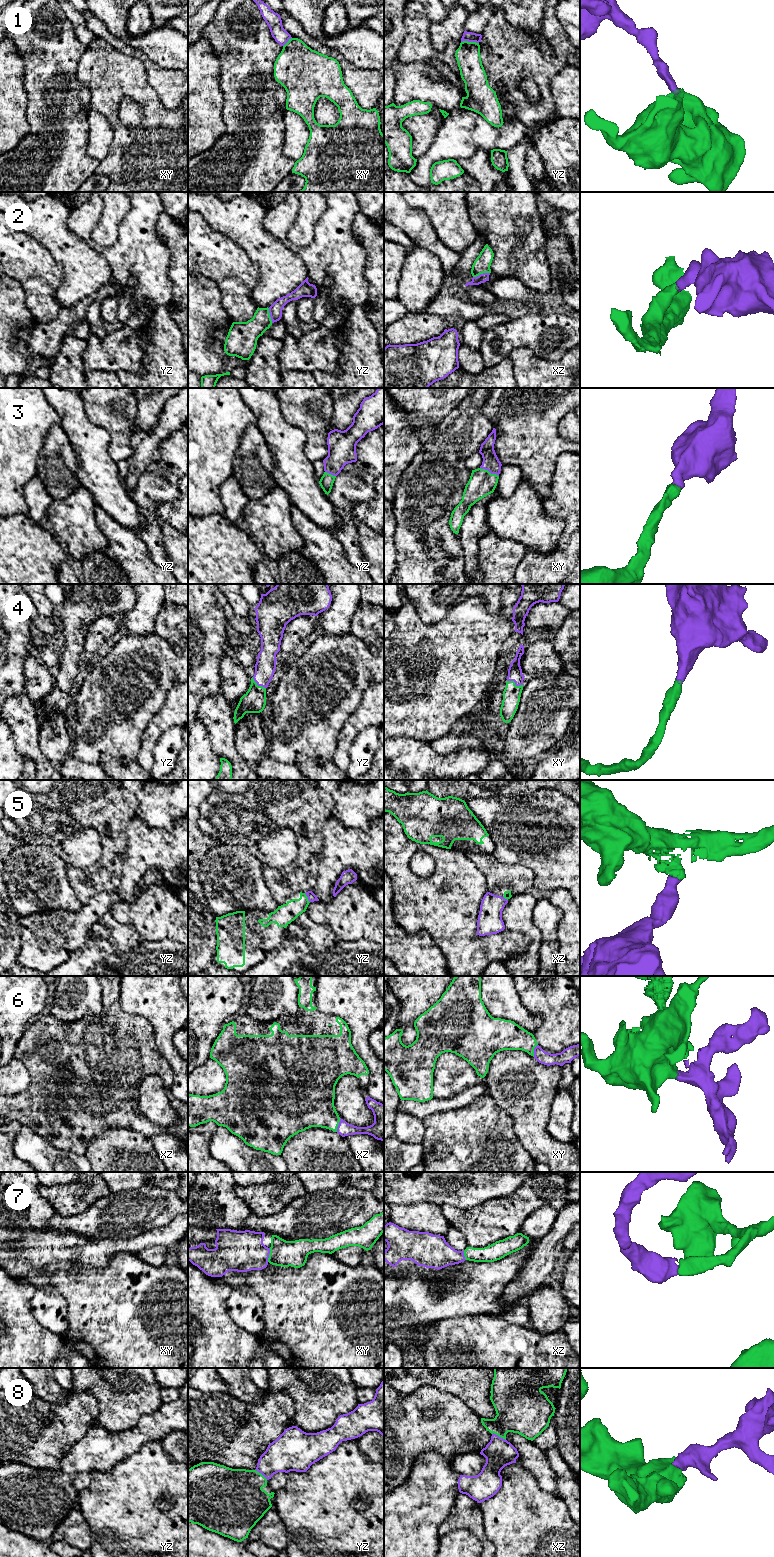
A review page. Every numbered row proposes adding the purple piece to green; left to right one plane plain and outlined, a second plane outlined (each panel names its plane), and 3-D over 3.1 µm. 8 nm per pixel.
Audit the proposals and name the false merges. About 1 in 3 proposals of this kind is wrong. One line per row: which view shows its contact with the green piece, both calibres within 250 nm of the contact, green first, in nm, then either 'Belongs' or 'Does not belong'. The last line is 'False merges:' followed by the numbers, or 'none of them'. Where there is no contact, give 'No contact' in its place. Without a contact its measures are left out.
1: Touches green in yz. Thickness 200 nm (green) against 80 nm. Does not belong
2: Touches green in xz. Thickness 130 nm (green) against 70 nm. Belongs
3: Touches green in xy. Thickness 200 nm (green) against 130 nm. Belongs
4: Touches green in xy. Thickness 140 nm (green) against 110 nm. Belongs
5: Touches green in yz. Thickness 160 nm (green) against 70 nm. Belongs
6: Touches green in xz. Thickness 340 nm (green) against 110 nm. Belongs
7: Touches green in xy. Thickness 220 nm (green) against 320 nm. Belongs
8: Touches green in xz. Thickness 340 nm (green) against 220 nm. Belongs
False merges: 1

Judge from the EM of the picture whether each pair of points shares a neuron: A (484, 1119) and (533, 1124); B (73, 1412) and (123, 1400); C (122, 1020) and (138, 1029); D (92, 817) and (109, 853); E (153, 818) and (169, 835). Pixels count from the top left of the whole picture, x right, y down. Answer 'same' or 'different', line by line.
A: different
B: different
C: same
D: same
E: different

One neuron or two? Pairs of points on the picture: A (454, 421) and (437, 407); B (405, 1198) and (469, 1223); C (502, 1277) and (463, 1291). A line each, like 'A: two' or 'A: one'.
A: two
B: two
C: one

